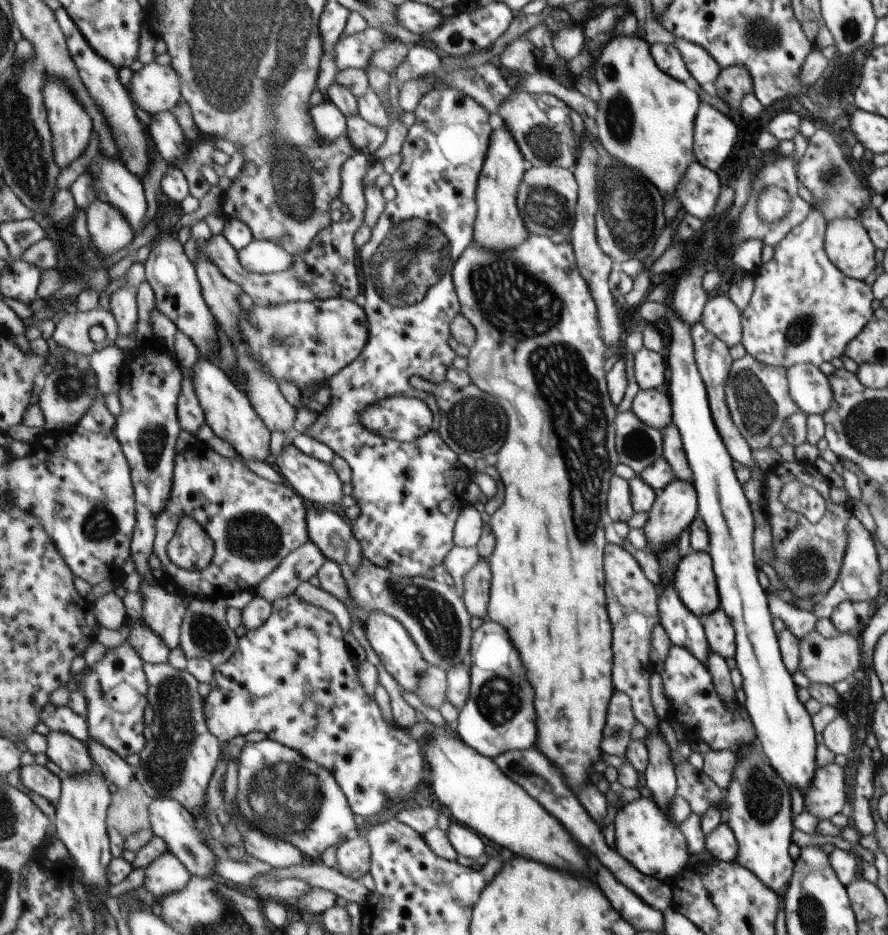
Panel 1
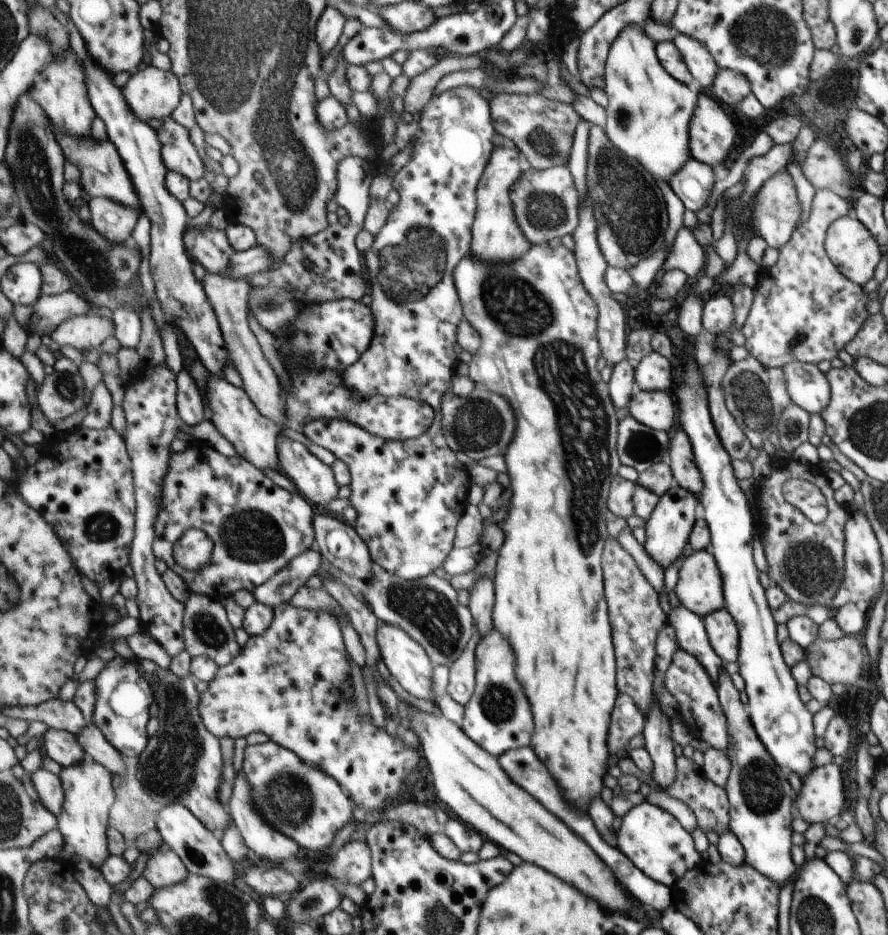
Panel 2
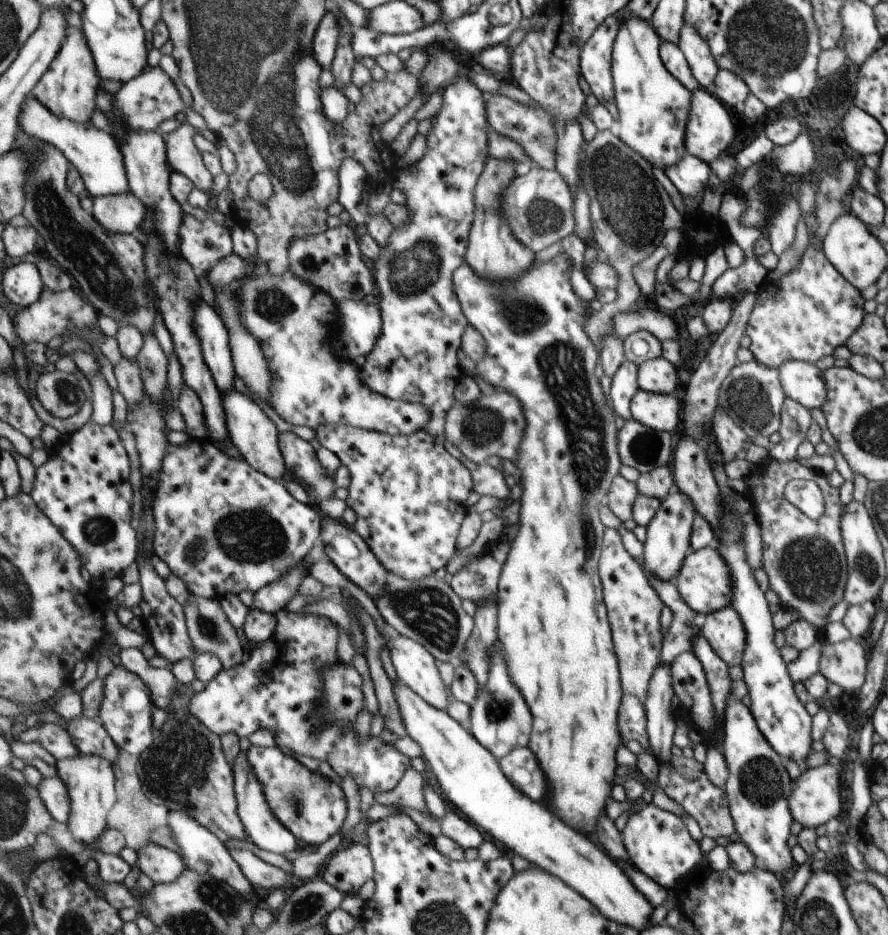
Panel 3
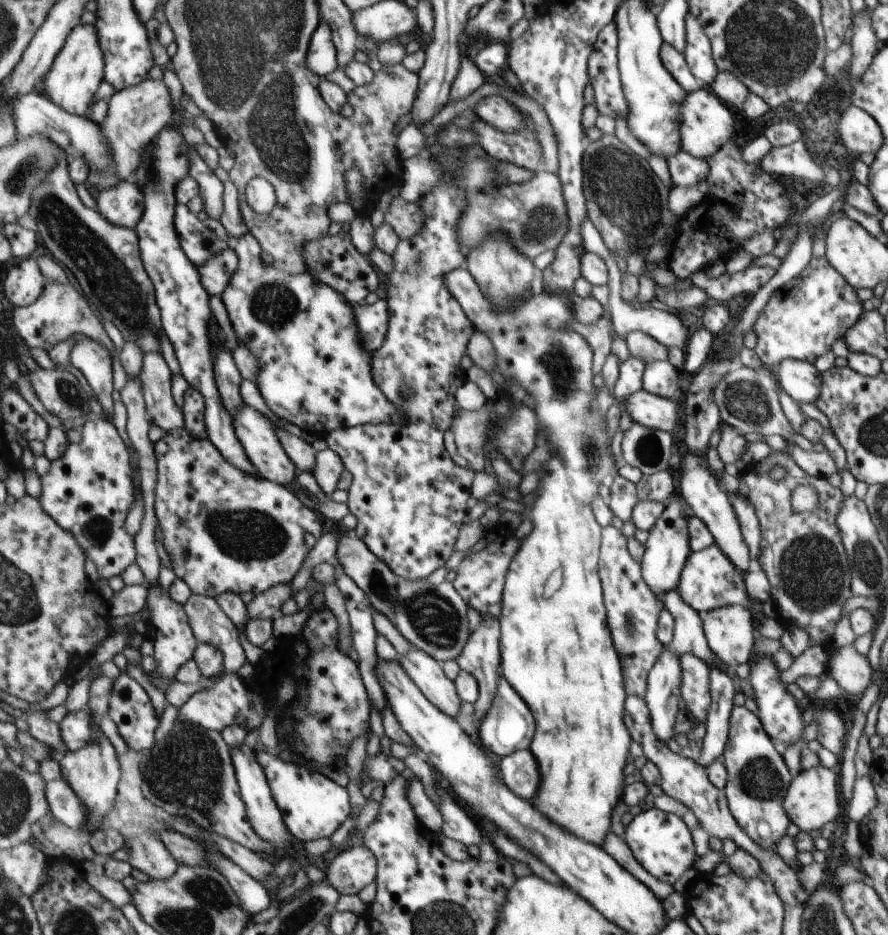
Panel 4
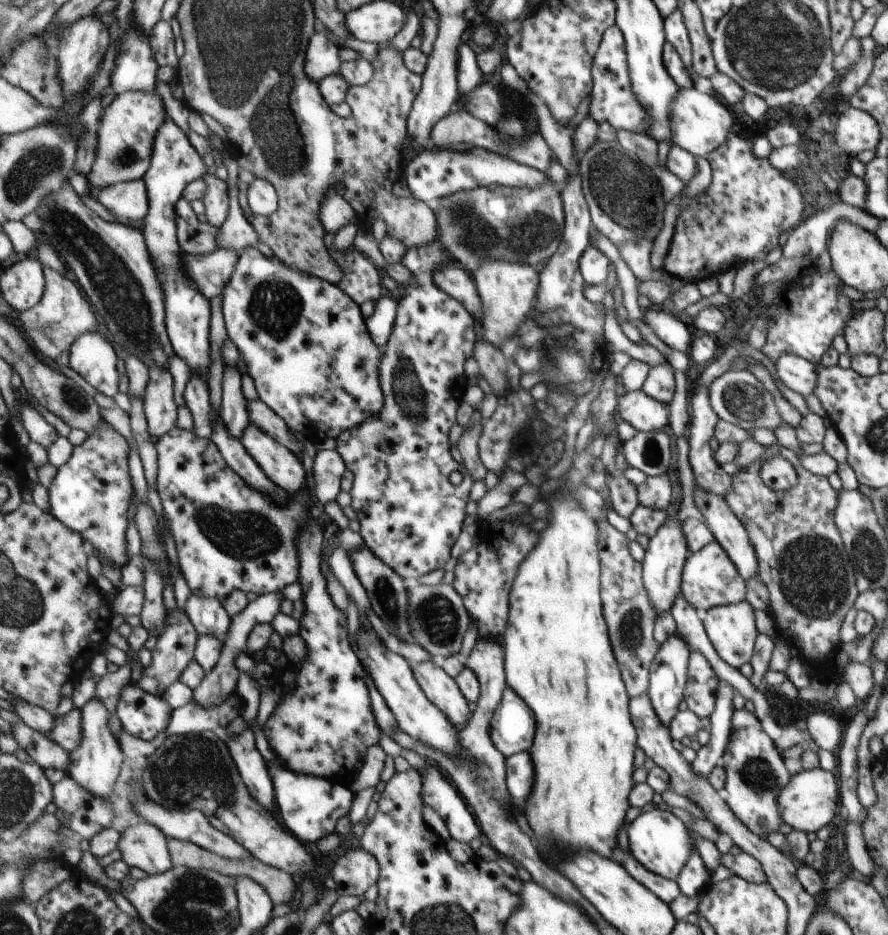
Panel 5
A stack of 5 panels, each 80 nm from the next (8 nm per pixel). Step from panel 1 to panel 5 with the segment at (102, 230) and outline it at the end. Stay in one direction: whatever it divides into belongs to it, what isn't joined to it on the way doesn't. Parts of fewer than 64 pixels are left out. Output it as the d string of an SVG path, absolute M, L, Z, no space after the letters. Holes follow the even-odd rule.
M144 179L101 189L98 199L121 221L143 221L150 212L150 198Z

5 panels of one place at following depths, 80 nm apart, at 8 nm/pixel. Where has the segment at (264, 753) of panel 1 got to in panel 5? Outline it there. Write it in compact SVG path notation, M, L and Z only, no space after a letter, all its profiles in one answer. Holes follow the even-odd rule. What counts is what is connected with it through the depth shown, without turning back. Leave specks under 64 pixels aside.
M269 763L268 766L276 792L275 804L281 818L285 826L303 842L317 843L333 834L337 830L337 822L351 812L354 792L348 785L332 783L313 775L289 772L281 766L275 766L275 763Z

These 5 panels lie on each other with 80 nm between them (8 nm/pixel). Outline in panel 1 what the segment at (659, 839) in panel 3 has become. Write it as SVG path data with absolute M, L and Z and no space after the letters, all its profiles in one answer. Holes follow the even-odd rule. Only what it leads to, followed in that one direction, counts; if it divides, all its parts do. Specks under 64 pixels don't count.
M636 796L631 802L626 797L624 799L626 806L614 816L613 848L645 877L670 882L689 864L691 855L686 847L685 836L652 800L641 796Z

